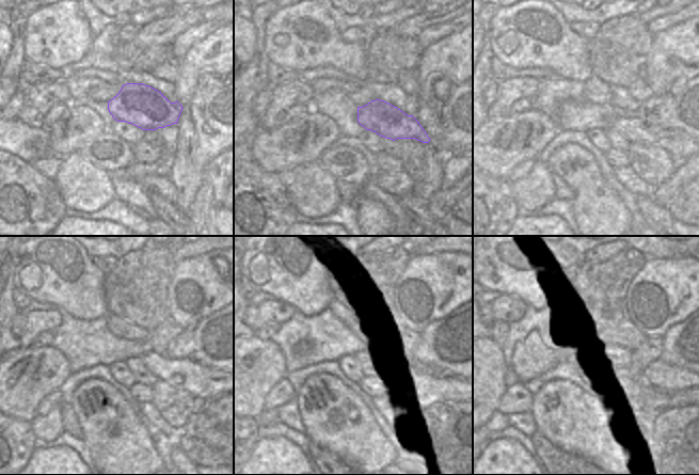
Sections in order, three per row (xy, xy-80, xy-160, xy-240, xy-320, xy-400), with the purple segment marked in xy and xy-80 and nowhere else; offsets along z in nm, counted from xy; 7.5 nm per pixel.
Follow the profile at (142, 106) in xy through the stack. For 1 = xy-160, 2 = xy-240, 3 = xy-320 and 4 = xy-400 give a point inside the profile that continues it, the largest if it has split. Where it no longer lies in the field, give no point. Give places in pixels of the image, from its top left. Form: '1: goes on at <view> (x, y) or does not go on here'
1: goes on at xy-160 (677, 143)
2: goes on at xy-240 (200, 381)
3: goes on at xy-320 (426, 384)
4: goes on at xy-400 (655, 380)

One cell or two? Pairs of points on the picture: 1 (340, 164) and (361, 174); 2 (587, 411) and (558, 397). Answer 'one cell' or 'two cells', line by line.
1: one cell
2: one cell

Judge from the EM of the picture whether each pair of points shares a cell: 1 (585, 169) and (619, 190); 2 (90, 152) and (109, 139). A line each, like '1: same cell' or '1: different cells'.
1: different cells
2: same cell

